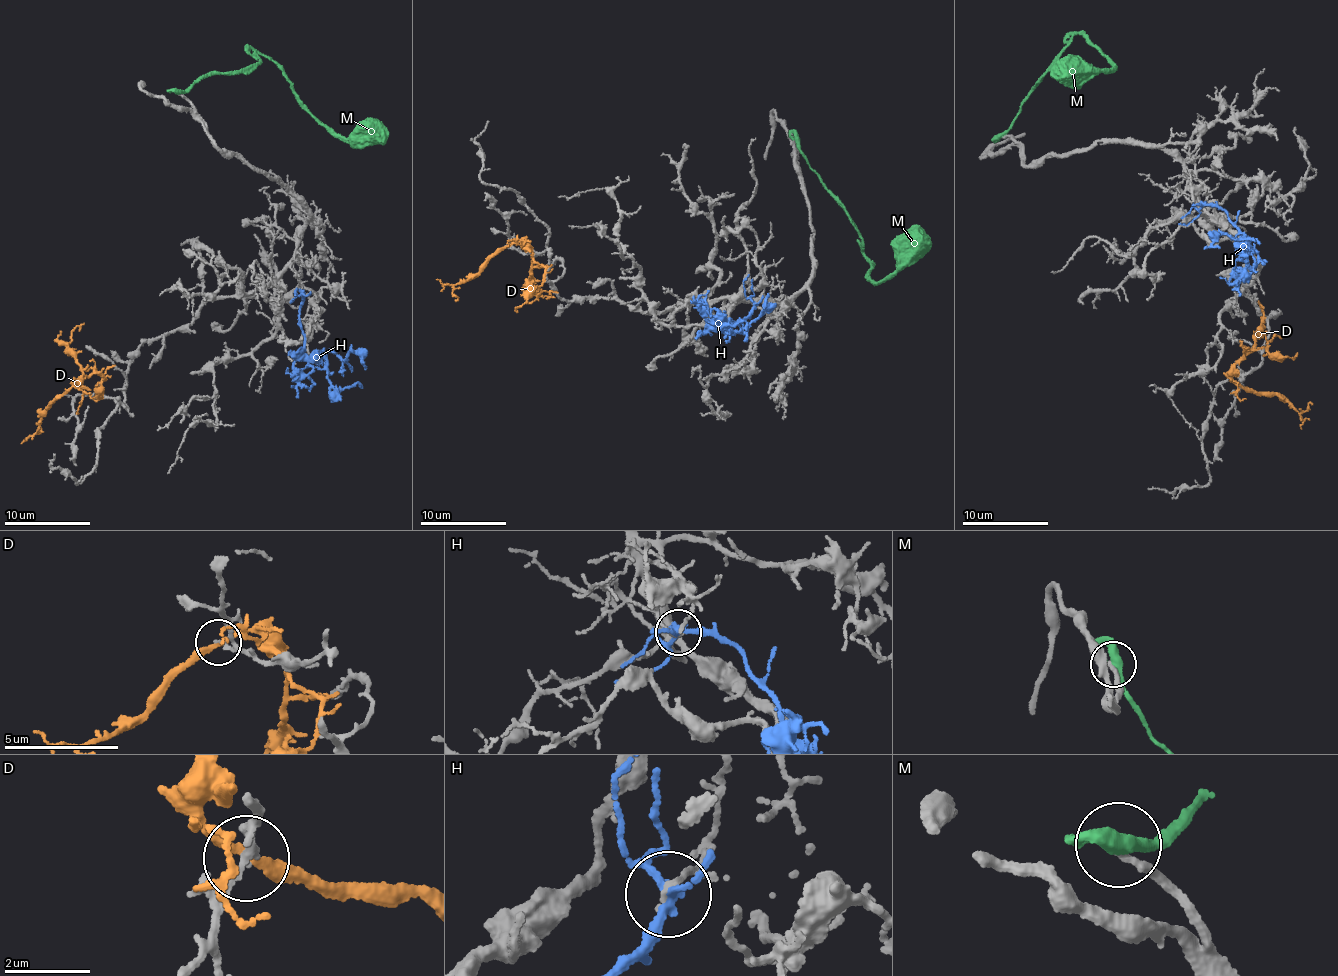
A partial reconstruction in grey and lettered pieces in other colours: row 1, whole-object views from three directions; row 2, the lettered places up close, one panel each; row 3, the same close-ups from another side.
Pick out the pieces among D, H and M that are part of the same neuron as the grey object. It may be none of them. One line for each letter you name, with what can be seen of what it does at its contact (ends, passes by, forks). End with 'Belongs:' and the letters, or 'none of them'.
M: It passes by
Belongs: M

